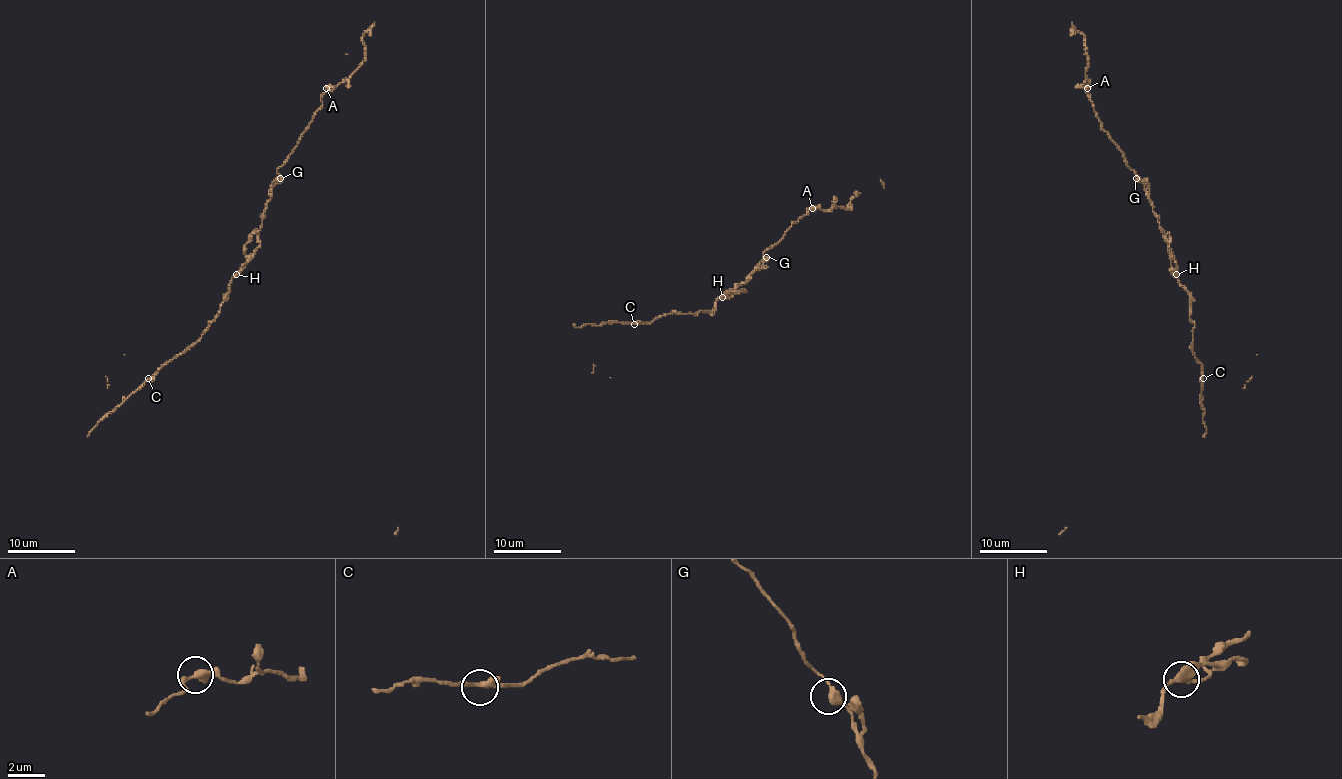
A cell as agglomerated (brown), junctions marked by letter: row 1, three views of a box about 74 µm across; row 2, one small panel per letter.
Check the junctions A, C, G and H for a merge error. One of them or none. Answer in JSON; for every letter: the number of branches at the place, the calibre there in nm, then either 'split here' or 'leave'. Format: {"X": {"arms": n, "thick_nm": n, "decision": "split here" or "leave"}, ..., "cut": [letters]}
{"A": {"arms": 3, "thick_nm": 360, "decision": "leave"}, "C": {"arms": 2, "thick_nm": 360, "decision": "leave"}, "G": {"arms": 2, "thick_nm": 380, "decision": "leave"}, "H": {"arms": 3, "thick_nm": 320, "decision": "split here"}, "cut": ["H"]}

